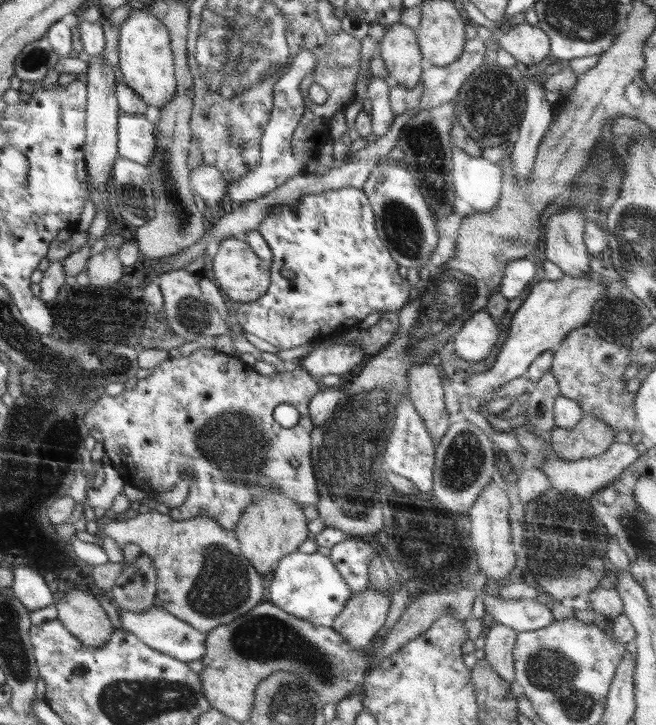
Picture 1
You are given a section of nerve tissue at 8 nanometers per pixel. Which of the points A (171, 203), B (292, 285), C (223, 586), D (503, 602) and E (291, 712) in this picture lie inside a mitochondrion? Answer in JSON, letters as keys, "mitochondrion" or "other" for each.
{"A":"mitochondrion","B":"other","C":"mitochondrion","D":"other","E":"mitochondrion"}

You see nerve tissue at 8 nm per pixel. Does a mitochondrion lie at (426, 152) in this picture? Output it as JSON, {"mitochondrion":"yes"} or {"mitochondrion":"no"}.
{"mitochondrion":"yes"}

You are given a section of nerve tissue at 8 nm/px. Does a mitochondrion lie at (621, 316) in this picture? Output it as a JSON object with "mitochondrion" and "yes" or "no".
{"mitochondrion":"yes"}

